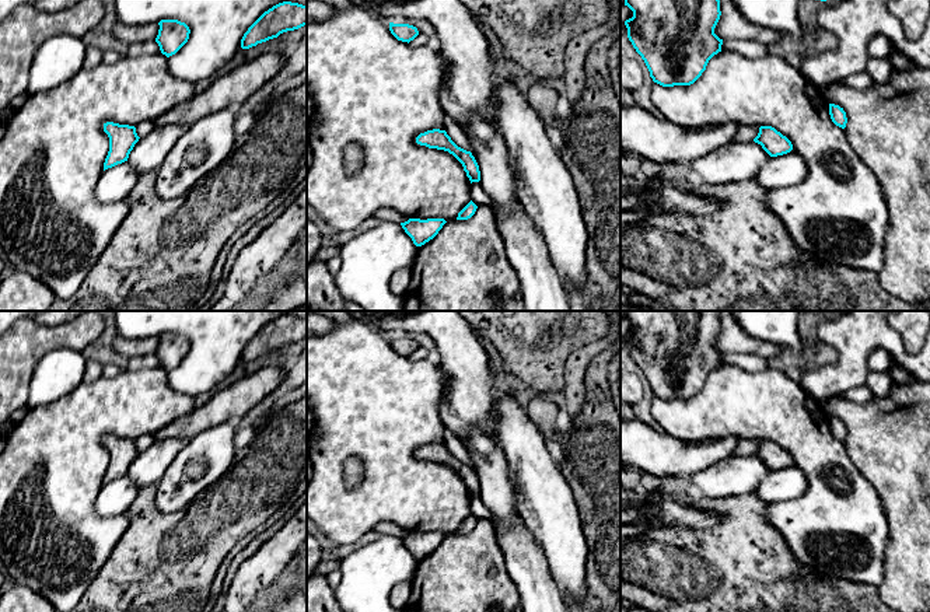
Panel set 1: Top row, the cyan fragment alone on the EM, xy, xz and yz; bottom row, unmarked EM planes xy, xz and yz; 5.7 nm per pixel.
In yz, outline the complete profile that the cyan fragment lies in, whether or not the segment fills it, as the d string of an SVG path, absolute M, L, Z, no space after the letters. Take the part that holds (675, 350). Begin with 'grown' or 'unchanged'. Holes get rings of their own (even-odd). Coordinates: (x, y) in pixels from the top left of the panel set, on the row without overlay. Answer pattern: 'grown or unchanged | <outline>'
unchanged | M625 311L633 331L625 335L627 352L644 374L650 391L662 401L690 399L706 384L709 374L721 366L723 353L714 347L720 333L719 311Z

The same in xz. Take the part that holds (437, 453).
unchanged | M433 443L420 447L416 451L416 457L429 462L448 465L462 478L464 485L466 486L466 490L469 492L471 497L480 494L479 479L472 466L458 461L445 444Z

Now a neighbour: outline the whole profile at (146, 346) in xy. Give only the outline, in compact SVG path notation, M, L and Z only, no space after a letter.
M116 335L113 340L113 347L119 354L130 359L136 356L155 354L158 343L160 343L158 336L129 340Z

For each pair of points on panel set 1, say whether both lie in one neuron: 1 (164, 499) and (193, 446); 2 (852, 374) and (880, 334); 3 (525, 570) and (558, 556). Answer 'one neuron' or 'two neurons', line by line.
1: one neuron
2: one neuron
3: two neurons

